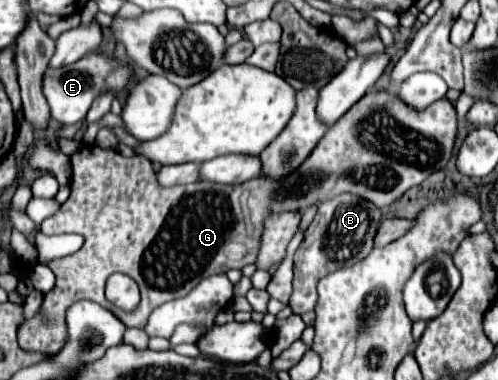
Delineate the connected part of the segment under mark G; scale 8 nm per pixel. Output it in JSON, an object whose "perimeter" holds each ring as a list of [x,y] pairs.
{"perimeter":[[[367,91],[363,99],[359,99],[335,125],[329,127],[323,141],[317,145],[315,153],[303,163],[299,173],[291,173],[283,185],[271,185],[271,181],[263,181],[257,177],[253,181],[241,185],[211,185],[211,181],[197,181],[191,185],[175,185],[175,187],[161,187],[155,181],[155,173],[151,161],[147,157],[135,155],[131,159],[119,155],[115,149],[101,149],[97,145],[81,147],[77,153],[71,155],[71,195],[59,207],[59,211],[47,217],[41,223],[43,235],[61,235],[61,233],[77,233],[85,237],[83,247],[67,257],[53,259],[49,263],[51,271],[55,273],[55,287],[43,299],[43,313],[51,313],[55,321],[51,327],[43,317],[33,317],[25,321],[17,331],[17,341],[21,349],[39,349],[39,353],[59,353],[67,343],[67,323],[65,313],[67,309],[81,301],[95,301],[103,307],[105,299],[105,281],[113,273],[125,273],[133,277],[141,289],[141,303],[133,313],[123,313],[121,309],[107,305],[105,309],[115,311],[113,315],[127,327],[145,329],[151,311],[167,301],[185,297],[191,289],[195,289],[203,279],[211,275],[225,273],[227,269],[241,269],[255,261],[259,249],[259,233],[263,231],[263,217],[267,213],[275,213],[275,209],[299,211],[307,209],[315,201],[325,201],[325,197],[335,197],[343,191],[359,193],[359,197],[367,197],[367,201],[387,207],[407,189],[421,185],[431,173],[441,171],[455,147],[457,139],[457,113],[455,107],[447,99],[435,101],[423,113],[415,113],[401,105],[401,101],[387,93],[387,91]]]}

